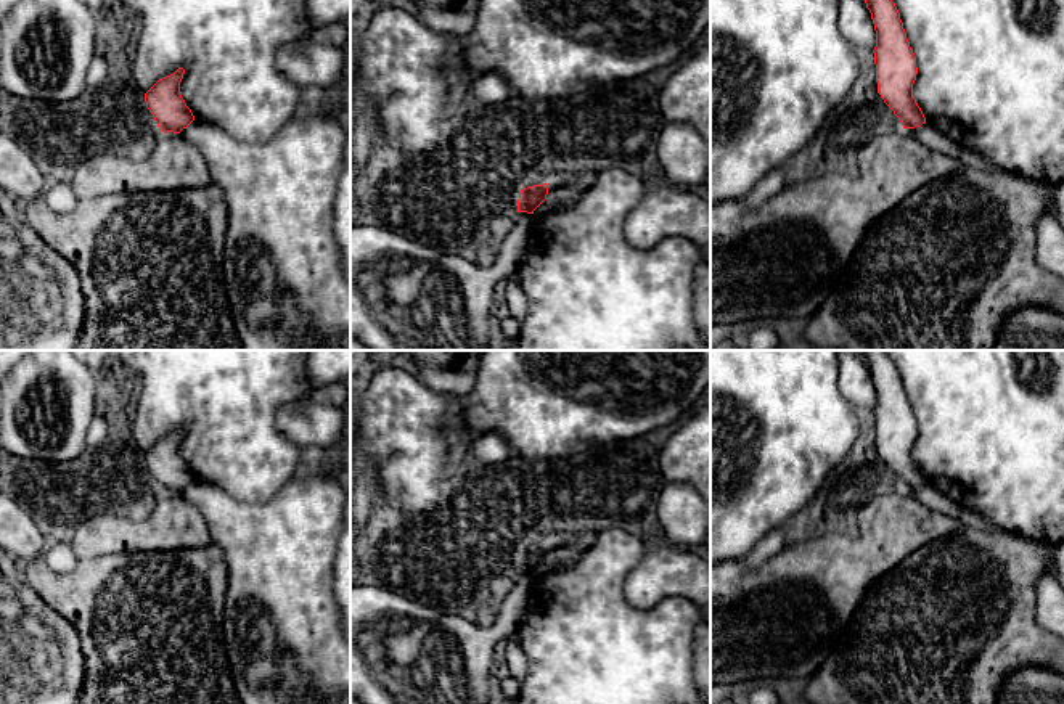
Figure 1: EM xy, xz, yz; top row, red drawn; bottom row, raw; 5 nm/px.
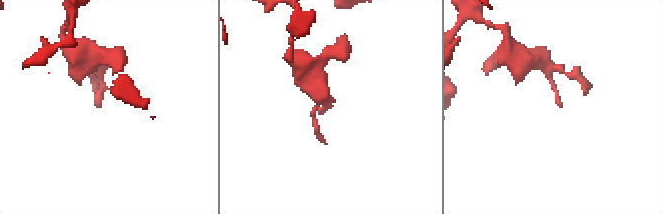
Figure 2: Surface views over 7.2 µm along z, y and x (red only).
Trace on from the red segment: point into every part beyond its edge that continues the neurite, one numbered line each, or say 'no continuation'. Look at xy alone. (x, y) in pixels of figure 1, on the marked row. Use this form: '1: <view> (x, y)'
no continuation

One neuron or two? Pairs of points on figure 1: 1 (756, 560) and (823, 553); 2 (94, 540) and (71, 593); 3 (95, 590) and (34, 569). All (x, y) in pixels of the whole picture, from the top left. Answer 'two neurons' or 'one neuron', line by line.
1: two neurons
2: two neurons
3: one neuron

